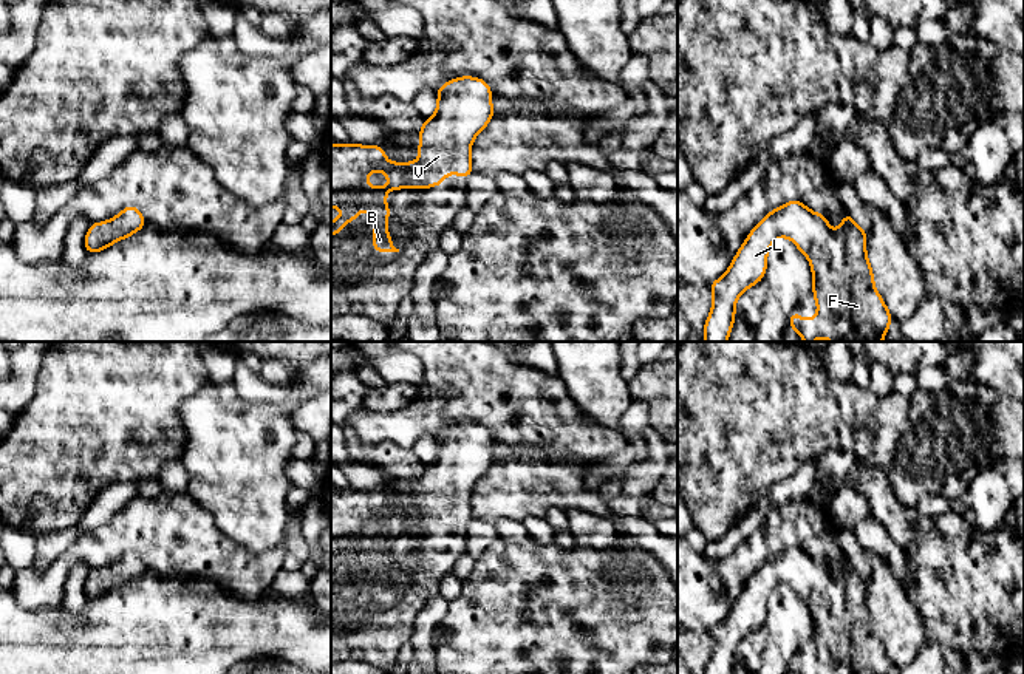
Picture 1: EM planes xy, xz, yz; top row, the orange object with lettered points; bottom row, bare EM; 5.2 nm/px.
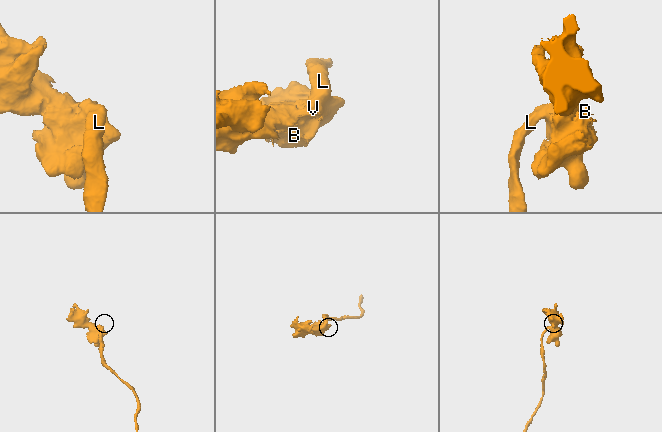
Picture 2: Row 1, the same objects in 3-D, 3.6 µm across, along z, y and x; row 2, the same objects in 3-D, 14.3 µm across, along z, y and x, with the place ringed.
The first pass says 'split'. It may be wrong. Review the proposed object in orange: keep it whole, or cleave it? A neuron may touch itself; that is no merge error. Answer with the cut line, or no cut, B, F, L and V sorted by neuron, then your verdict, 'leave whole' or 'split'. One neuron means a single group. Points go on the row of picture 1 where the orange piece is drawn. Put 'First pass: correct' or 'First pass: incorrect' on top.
First pass: incorrect
cut none; groups B F L V; leave whole

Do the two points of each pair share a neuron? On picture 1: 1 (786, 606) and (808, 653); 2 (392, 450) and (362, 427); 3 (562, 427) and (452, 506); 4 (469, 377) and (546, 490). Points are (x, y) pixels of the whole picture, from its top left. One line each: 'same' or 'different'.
1: different
2: different
3: different
4: same

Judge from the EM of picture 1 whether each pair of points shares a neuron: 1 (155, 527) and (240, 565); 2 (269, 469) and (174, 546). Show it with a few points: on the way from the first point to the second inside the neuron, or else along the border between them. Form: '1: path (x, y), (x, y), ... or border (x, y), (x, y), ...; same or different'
1: path (177, 541), (186, 543), (218, 560); same
2: border (187, 490), (211, 514), (215, 526), (225, 537); different

